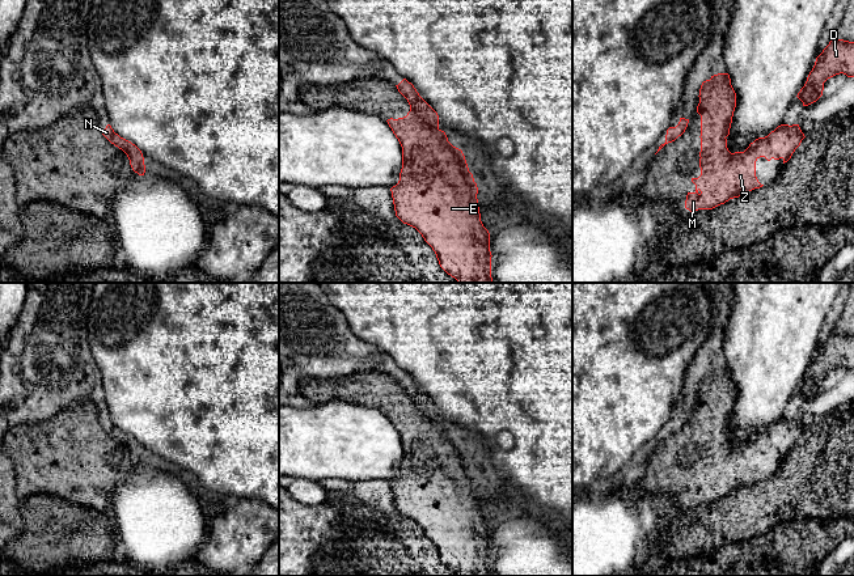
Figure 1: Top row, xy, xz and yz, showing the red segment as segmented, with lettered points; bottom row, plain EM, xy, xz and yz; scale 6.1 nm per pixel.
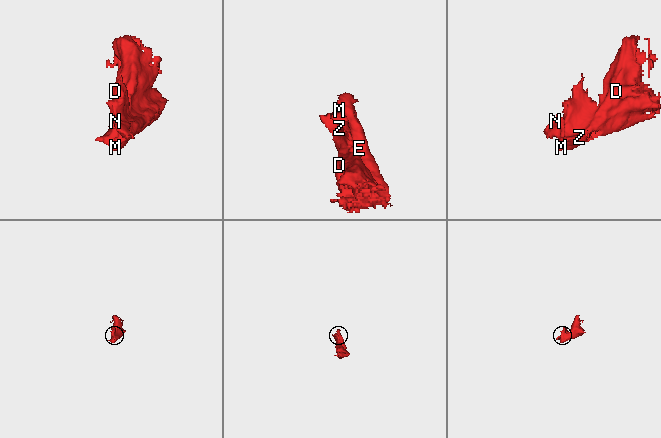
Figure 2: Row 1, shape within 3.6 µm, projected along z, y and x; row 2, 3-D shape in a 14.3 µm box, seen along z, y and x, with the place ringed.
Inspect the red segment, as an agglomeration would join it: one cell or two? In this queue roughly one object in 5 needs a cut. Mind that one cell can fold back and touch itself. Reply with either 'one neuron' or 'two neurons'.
one neuron

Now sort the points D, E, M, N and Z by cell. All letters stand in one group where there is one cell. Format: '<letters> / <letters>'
D E M N Z

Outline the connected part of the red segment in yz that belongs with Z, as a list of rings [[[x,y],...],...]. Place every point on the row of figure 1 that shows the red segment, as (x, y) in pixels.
[[[718,73],[703,81],[698,97],[697,113],[701,115],[701,175],[692,178],[696,191],[686,195],[685,208],[690,212],[713,209],[730,199],[739,198],[744,192],[762,187],[764,185],[756,177],[756,161],[760,157],[765,157],[768,161],[782,158],[785,164],[806,137],[799,124],[781,124],[768,136],[756,139],[744,152],[731,153],[727,148],[726,137],[730,135],[736,107],[736,93],[731,85],[730,75]]]

